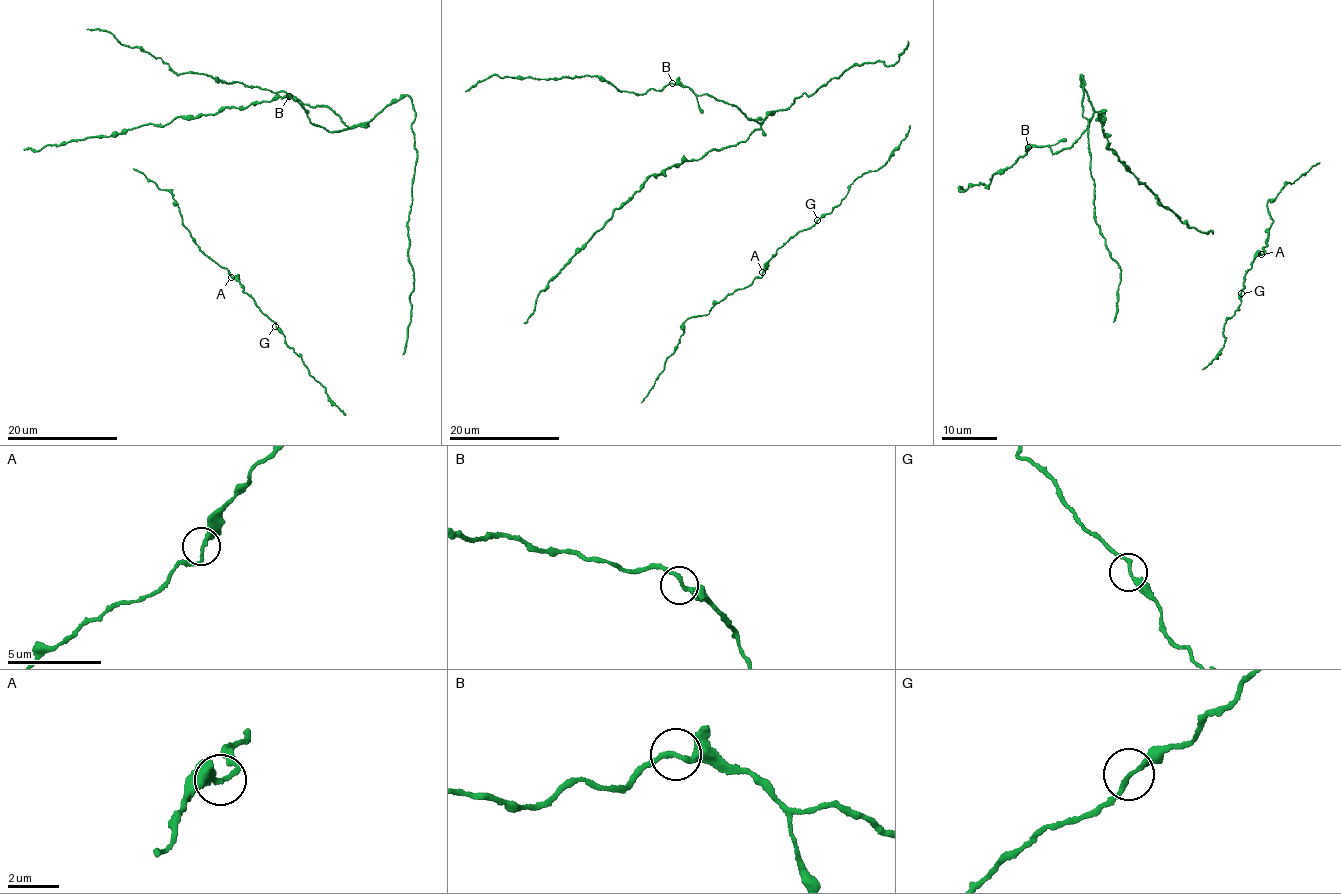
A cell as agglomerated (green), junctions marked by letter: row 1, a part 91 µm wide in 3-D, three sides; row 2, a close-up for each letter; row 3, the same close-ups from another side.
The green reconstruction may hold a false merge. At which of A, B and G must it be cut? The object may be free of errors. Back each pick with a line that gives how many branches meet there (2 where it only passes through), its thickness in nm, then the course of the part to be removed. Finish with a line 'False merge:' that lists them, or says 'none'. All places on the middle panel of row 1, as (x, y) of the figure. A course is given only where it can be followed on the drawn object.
False merge: none

